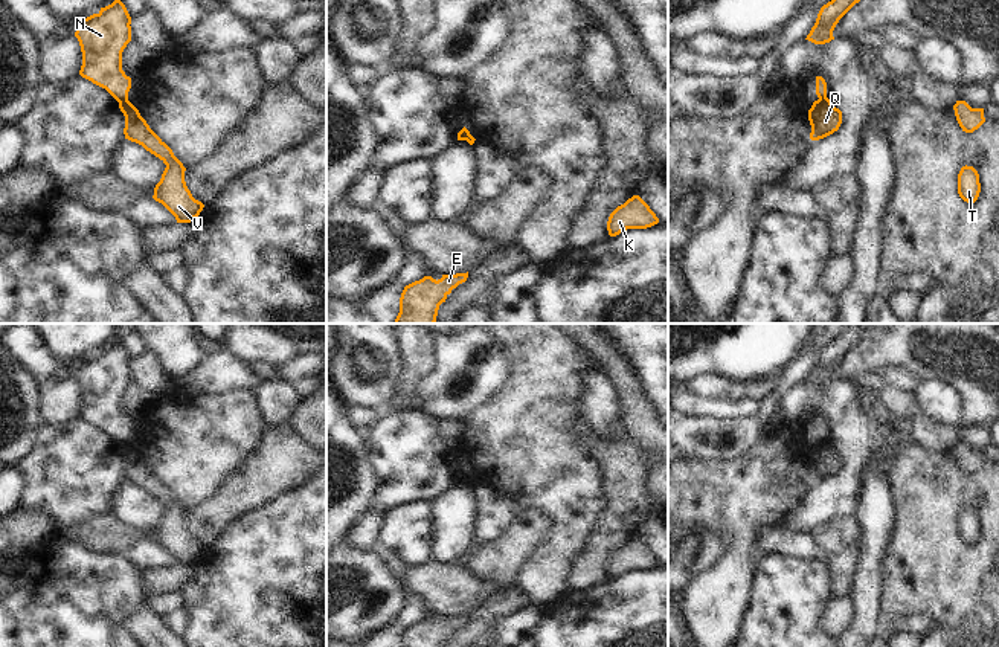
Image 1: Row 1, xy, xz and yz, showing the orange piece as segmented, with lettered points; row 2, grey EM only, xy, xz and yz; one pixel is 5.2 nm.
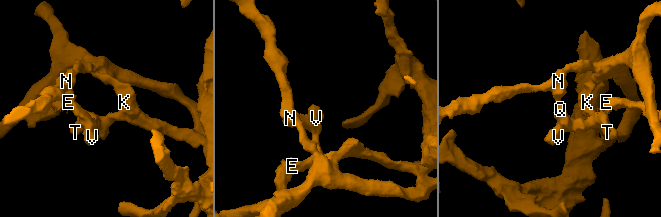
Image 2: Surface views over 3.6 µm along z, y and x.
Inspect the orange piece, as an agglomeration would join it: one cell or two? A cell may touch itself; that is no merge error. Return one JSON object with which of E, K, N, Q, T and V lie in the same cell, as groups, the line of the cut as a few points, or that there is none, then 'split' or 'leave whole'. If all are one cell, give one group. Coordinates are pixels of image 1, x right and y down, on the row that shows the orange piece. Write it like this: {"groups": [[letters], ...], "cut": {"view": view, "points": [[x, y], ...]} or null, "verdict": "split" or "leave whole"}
{"groups": [["E", "K", "Q", "T", "V"], ["N"]], "cut": {"view": "xy", "points": [[127, 98], [119, 104]]}, "verdict": "split"}

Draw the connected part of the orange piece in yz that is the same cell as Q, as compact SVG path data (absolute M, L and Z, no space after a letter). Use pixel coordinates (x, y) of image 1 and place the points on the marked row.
M828 98L818 99L808 110L811 125L810 139L819 140L839 130L842 124L842 111L836 108Z

